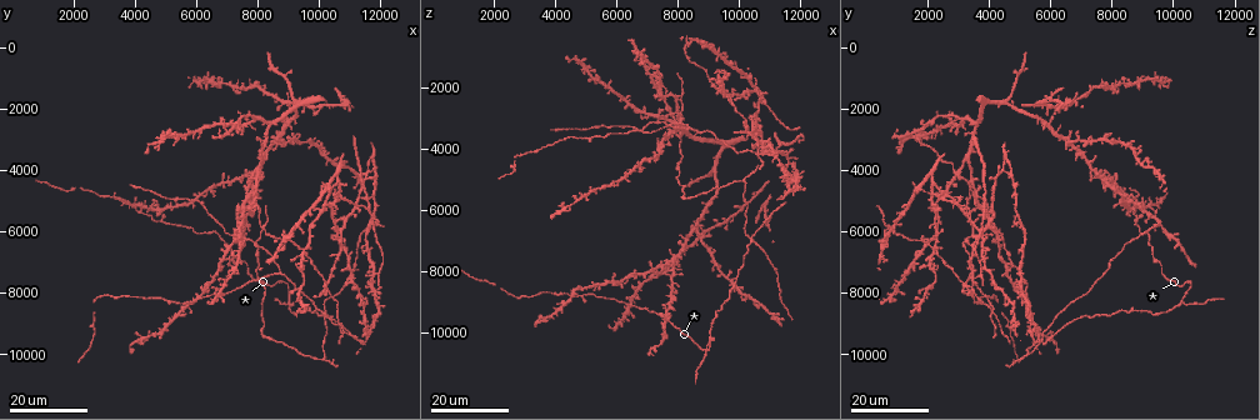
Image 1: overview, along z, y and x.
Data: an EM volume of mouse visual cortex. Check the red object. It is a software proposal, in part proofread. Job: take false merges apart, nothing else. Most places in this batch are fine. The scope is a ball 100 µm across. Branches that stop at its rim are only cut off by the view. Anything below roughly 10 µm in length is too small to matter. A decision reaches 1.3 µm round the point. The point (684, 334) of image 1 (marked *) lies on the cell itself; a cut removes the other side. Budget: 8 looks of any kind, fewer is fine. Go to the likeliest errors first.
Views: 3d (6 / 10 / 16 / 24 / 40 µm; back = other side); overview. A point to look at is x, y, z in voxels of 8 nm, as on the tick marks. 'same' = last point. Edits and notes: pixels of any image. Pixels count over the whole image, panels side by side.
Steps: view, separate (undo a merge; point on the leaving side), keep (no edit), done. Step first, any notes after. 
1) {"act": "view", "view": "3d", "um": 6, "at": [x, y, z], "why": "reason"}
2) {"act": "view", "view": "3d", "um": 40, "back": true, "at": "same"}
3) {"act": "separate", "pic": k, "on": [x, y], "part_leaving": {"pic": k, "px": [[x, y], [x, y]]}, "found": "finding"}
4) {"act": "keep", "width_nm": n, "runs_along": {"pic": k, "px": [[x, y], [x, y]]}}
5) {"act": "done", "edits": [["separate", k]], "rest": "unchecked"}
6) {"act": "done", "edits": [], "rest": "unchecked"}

{"act": "view", "view": "3d", "um": 24, "at": [8100, 4100, 2900], "why": "looks like a crossing"}

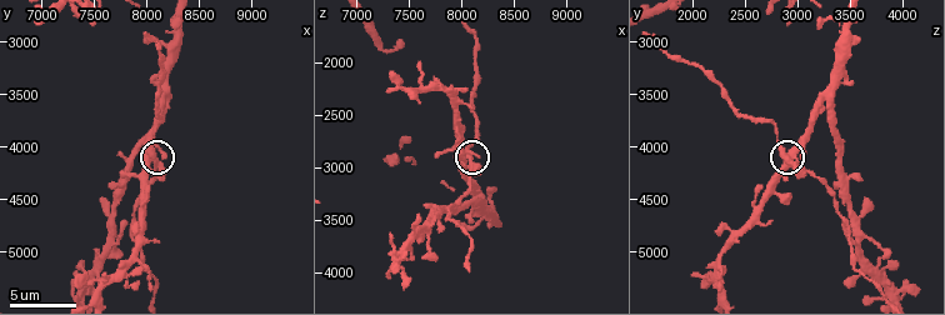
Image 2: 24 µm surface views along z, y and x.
{"act": "view", "view": "3d", "um": 6, "at": [8100, 4160, 2960]}

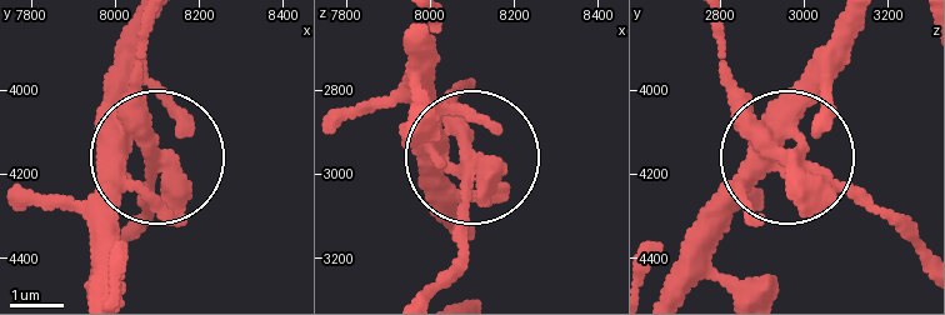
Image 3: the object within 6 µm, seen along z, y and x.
{"act": "keep", "arms": 4, "runs_along": {"pic": 3, "px": [[861, 31], [794, 139], [695, 229]]}, "found": "continuous, no second cell"}

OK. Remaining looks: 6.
{"act": "view", "view": "3d", "um": 16, "at": [9100, 8200, 10200], "why": "branch point"}

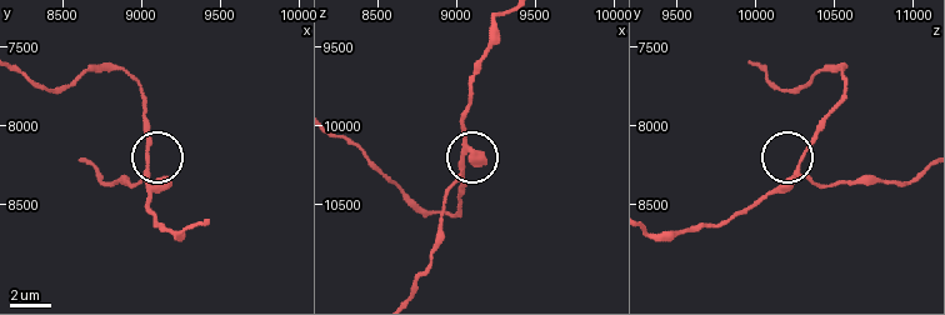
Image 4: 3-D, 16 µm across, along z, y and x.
{"act": "view", "view": "3d", "um": 10, "at": [9020, 8320, 10240], "why": "closer look"}

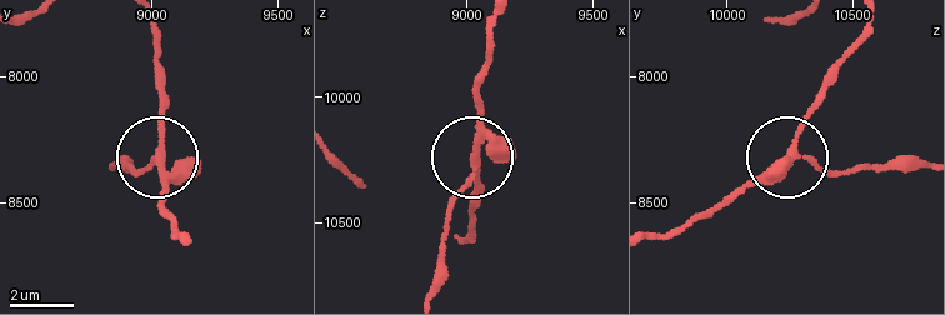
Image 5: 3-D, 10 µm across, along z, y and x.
{"act": "keep", "side_arm_um": 13, "arms": 3, "found": "one cell here"}

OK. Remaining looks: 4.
{"act": "view", "view": "3d", "um": 16, "at": [2700, 9000, 4600], "why": "calibre changes"}

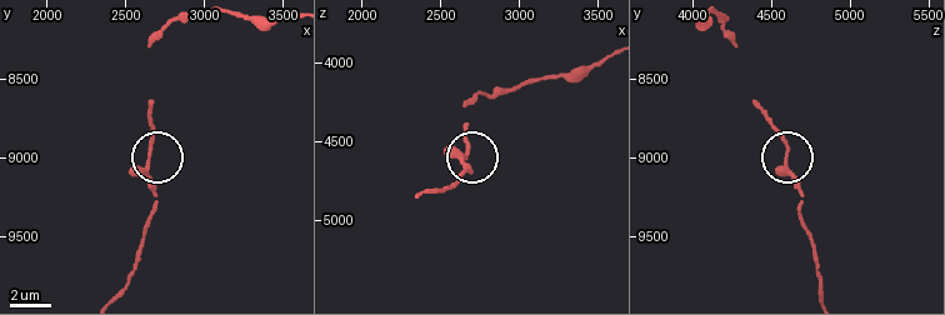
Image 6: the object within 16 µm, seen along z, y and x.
{"act": "view", "view": "3d", "um": 10, "at": [2660, 9040, 4600]}

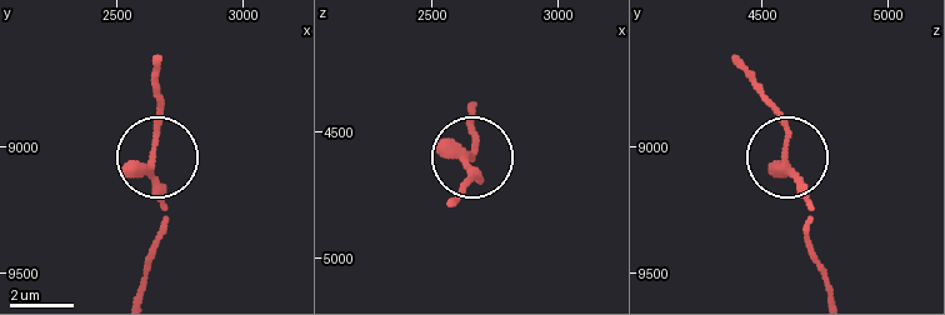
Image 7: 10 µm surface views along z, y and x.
{"act": "keep", "found": "continuous, no second cell"}

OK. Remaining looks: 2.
{"act": "view", "view": "3d", "um": 24, "at": [4600, 5500, 8800], "why": "a fork"}

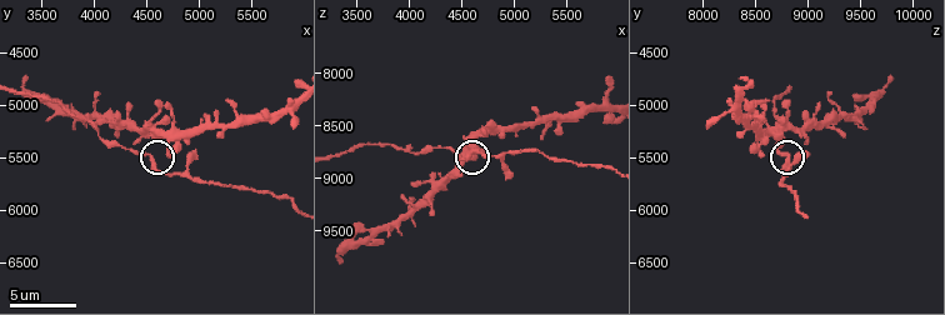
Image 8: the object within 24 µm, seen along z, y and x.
{"act": "view", "view": "3d", "um": 6, "at": [4560, 5460, 8800], "why": "zoom in"}

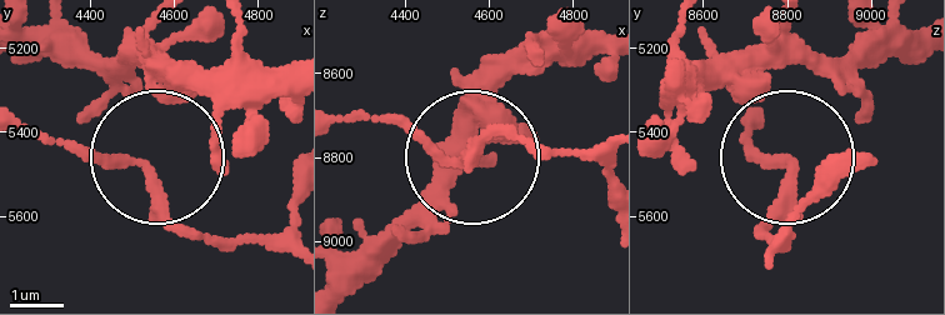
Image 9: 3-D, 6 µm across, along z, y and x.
{"act": "keep", "runs_along": {"pic": 9, "px": [[599, 149], [505, 135], [451, 163], [361, 113]]}, "found": "all the same cell"}

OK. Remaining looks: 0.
{"act": "done", "edits": [], "rest": "unchecked"}

